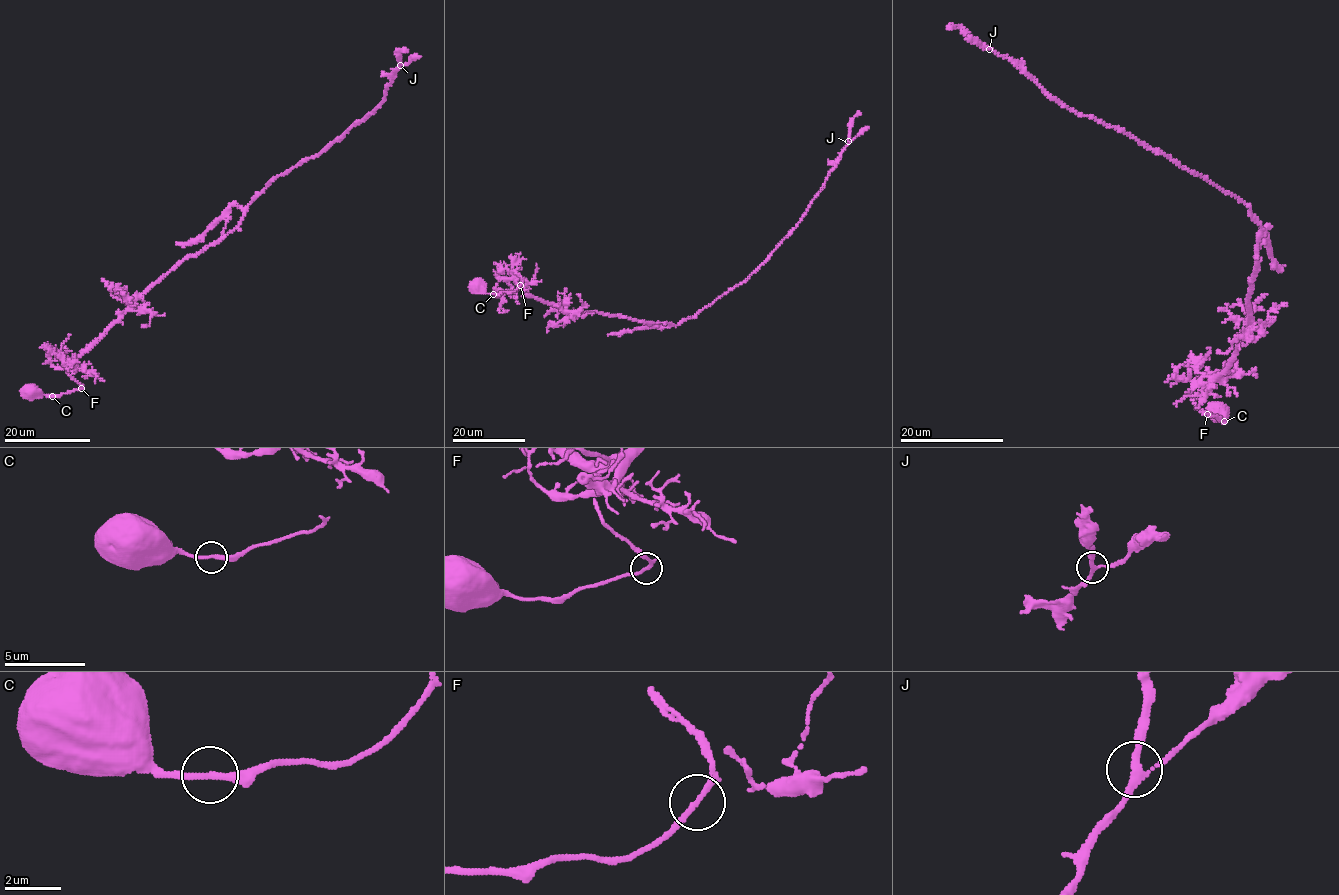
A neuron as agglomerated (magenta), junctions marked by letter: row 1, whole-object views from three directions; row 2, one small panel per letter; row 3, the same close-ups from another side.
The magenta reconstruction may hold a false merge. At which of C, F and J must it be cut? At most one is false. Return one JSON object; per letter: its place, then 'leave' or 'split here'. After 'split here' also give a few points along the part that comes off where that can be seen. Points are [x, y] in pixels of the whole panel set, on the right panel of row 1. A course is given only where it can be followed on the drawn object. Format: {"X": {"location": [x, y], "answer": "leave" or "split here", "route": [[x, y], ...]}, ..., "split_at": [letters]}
{"C": {"location": [1224, 421], "answer": "leave"}, "F": {"location": [1207, 414], "answer": "leave"}, "J": {"location": [989, 49], "answer": "leave"}, "split_at": []}

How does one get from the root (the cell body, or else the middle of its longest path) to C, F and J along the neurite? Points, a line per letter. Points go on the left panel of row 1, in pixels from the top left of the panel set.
C: (31, 392), (52, 396)
F: (31, 392), (59, 396), (81, 387)
J: (31, 392), (79, 389), (67, 370), (127, 307), (224, 238), (273, 179), (371, 113), (400, 65)

